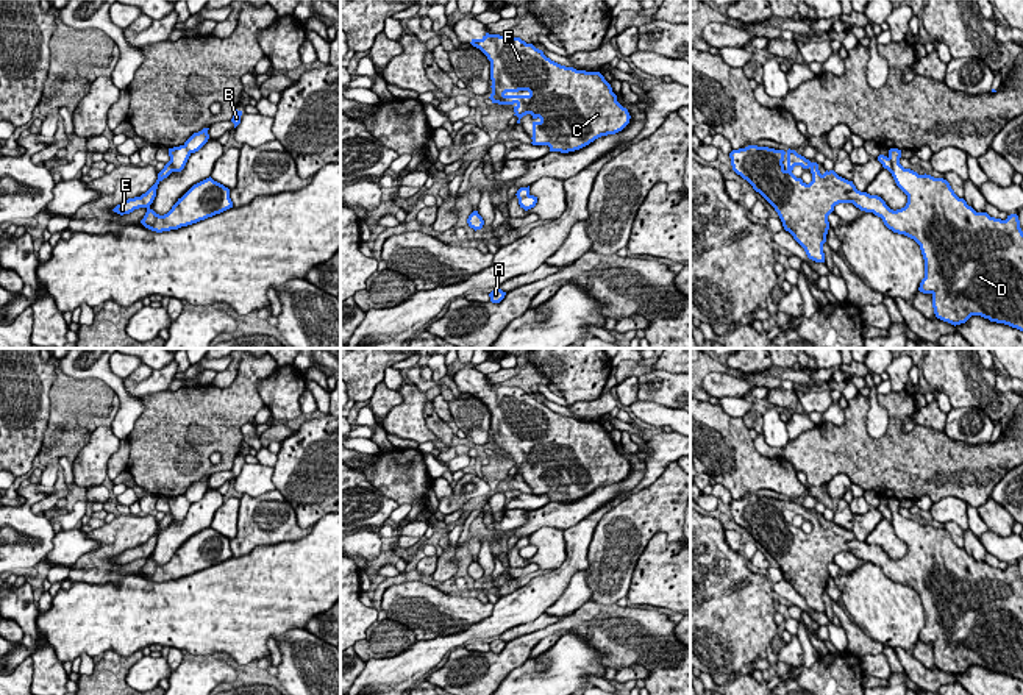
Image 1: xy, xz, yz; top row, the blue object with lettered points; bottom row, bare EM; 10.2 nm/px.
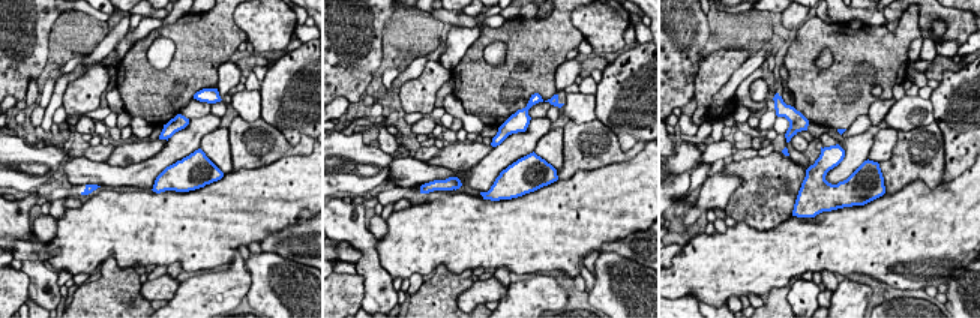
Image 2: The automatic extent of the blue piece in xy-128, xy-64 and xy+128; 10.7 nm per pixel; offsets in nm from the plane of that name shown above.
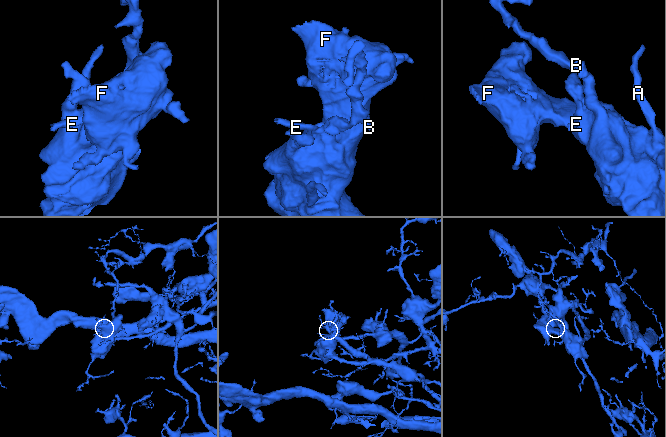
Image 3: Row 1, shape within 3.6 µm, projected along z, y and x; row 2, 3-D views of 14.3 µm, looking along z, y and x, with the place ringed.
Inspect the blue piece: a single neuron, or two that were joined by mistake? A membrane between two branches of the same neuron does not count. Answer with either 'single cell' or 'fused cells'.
fused cells

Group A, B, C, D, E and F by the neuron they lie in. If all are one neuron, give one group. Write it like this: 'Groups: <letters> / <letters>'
Groups: A C D F / B E

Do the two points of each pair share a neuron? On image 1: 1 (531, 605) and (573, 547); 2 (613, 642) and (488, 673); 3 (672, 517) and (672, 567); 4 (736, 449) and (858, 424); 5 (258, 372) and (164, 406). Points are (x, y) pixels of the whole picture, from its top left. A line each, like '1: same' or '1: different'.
1: same
2: same
3: different
4: different
5: same

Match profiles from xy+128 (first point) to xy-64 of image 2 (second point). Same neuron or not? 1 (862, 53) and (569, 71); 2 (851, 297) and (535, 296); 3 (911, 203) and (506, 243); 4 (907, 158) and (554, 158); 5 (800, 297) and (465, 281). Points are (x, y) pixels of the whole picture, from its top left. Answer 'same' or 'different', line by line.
1: different
2: same
3: same
4: different
5: different

